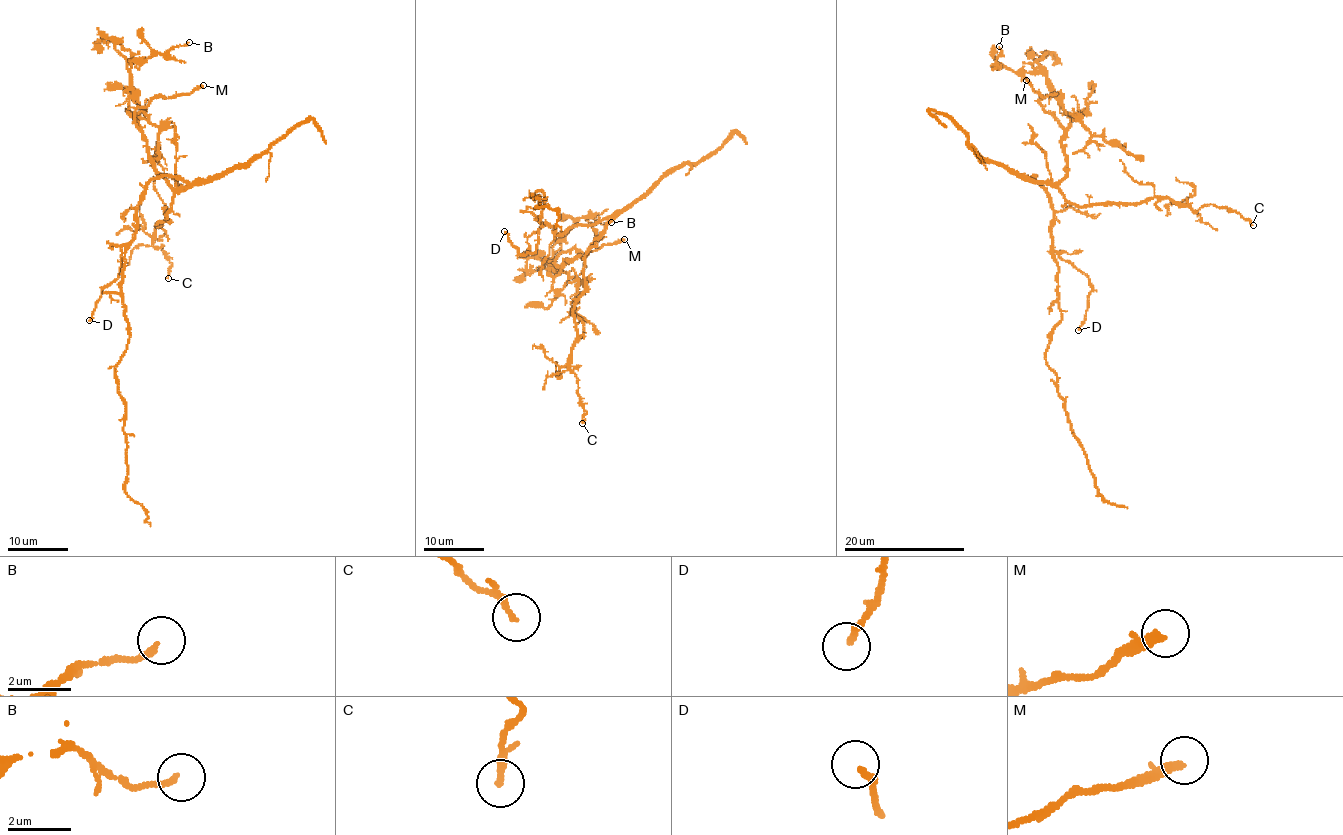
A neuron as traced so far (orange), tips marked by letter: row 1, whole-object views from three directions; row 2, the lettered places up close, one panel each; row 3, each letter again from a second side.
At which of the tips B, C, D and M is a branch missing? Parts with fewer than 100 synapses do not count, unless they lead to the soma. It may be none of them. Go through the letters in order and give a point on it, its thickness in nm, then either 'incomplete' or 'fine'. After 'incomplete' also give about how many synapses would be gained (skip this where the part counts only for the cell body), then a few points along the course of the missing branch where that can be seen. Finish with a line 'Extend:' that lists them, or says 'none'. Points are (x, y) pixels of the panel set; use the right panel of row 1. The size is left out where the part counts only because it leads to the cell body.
B: at (999, 46); 180 nm thick; fine
C: at (1253, 225); 150 nm thick; fine
D: at (1078, 330); 200 nm thick; fine
M: at (1026, 80); 320 nm thick; fine
Extend: none

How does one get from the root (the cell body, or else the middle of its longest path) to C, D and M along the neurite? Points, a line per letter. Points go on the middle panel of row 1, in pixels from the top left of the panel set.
C: (555, 231), (608, 220), (585, 252), (584, 293), (573, 310), (576, 342), (569, 369), (587, 412), (582, 423)
D: (555, 231), (553, 226), (544, 226), (537, 234), (537, 248), (525, 254), (514, 247), (504, 231)
M: (555, 231), (608, 220), (584, 255), (558, 266), (554, 259), (562, 253), (586, 253), (624, 239)

